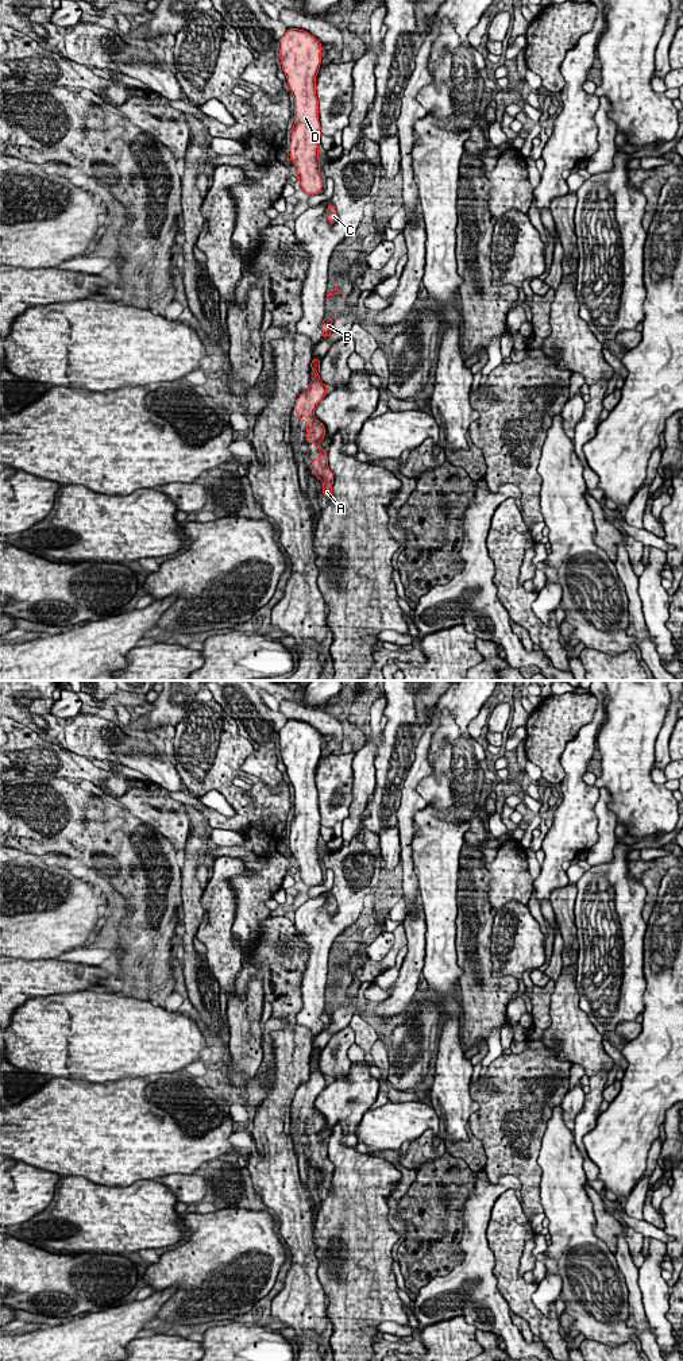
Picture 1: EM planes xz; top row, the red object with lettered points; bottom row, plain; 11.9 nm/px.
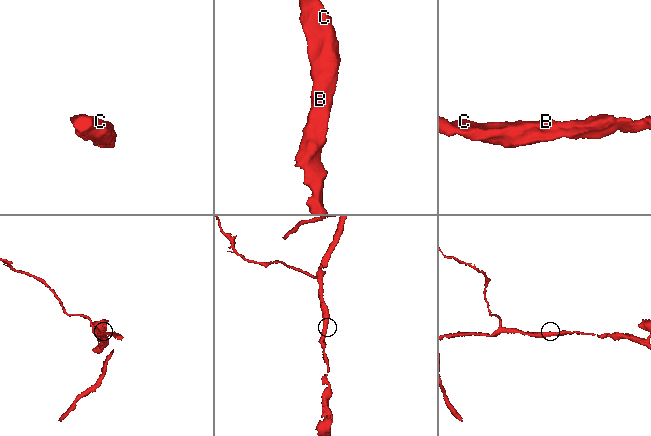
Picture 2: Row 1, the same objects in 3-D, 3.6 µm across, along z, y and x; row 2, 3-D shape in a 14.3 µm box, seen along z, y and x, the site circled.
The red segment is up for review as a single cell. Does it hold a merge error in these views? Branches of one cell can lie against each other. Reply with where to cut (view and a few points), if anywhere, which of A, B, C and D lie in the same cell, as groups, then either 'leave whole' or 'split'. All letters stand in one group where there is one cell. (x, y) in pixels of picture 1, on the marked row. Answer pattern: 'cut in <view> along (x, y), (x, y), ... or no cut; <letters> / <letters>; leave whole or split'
no cut; A B C D; leave whole

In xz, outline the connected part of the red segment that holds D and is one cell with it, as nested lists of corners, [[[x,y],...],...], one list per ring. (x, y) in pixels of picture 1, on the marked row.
[[[288,28],[278,41],[282,72],[294,96],[294,124],[289,131],[290,162],[305,193],[321,194],[319,144],[319,99],[316,76],[321,65],[321,42],[300,28]]]

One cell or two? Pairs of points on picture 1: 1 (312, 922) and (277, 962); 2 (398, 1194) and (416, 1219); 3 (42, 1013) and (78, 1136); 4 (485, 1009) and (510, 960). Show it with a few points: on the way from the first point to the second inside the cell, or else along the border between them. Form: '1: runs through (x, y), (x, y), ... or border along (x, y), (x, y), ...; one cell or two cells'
1: border along (293, 922), (308, 945), (305, 966); two cells
2: border along (417, 1172), (396, 1213), (405, 1229); two cells
3: border along (53, 1076), (85, 1079), (92, 1083); two cells
4: border along (490, 945), (492, 974), (513, 976), (517, 980); two cells

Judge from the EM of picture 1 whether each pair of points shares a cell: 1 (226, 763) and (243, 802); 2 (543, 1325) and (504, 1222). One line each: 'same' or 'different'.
1: same
2: same

